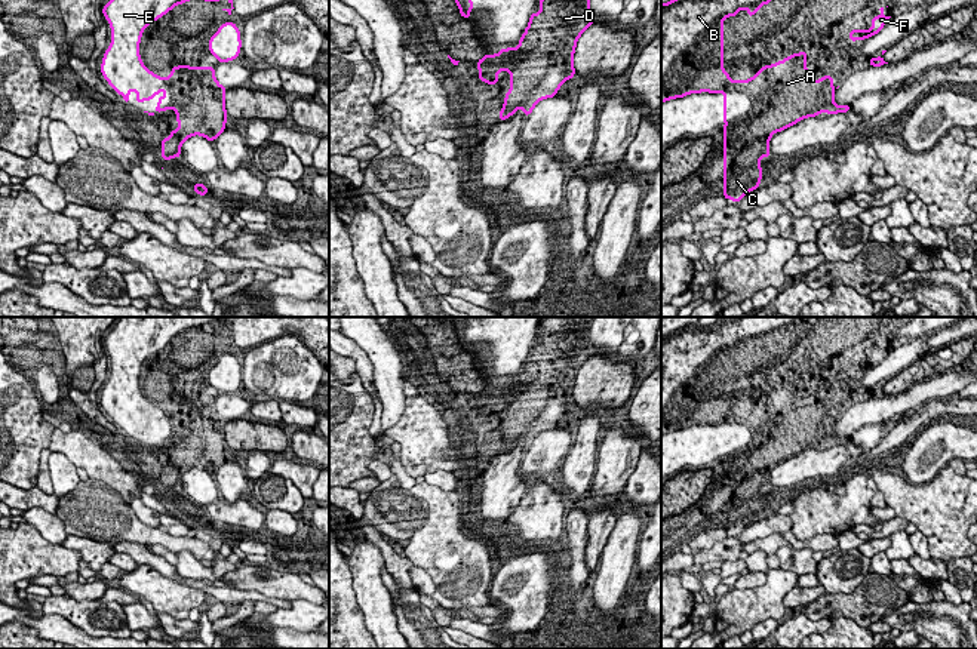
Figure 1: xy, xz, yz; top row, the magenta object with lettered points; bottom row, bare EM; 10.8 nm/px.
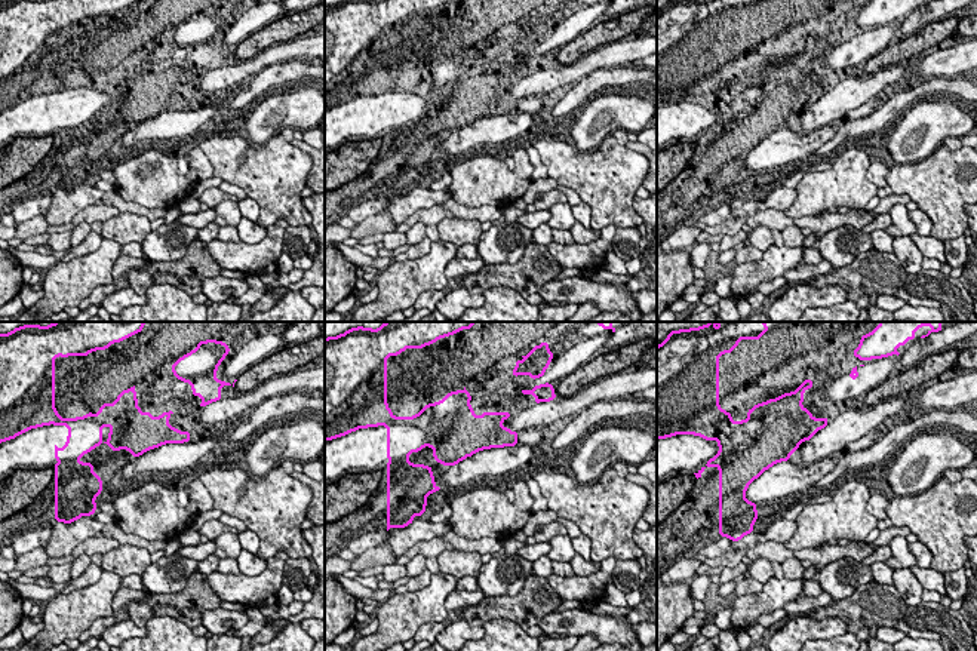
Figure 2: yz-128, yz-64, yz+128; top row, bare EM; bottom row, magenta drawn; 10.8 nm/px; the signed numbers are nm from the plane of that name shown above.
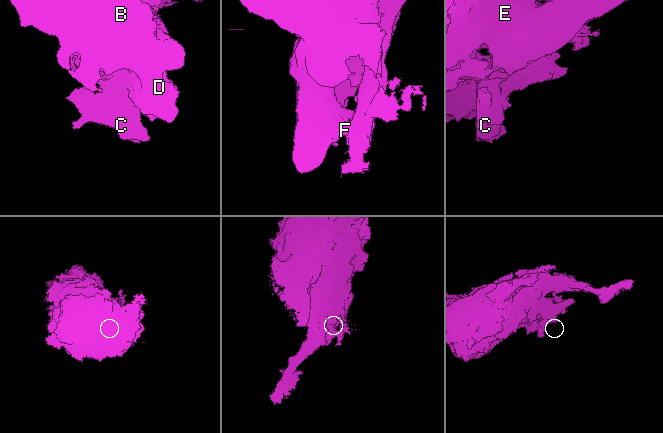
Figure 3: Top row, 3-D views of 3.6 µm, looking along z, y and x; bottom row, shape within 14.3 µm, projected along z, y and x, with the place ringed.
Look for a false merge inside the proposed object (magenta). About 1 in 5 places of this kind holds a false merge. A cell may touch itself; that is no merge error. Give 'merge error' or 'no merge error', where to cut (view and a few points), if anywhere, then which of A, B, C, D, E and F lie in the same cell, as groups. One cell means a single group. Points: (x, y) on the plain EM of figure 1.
no merge error; cut none; groups A B C D E F

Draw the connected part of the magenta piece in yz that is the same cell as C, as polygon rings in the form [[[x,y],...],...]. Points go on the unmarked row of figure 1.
[[[722,317],[712,324],[691,323],[661,335],[661,434],[694,424],[723,425],[723,530],[731,533],[759,520],[761,490],[771,487],[774,465],[820,445],[832,447],[851,442],[851,437],[835,436],[833,407],[811,410],[805,382],[764,397],[749,412],[731,412],[723,402],[723,351],[743,341],[750,350],[775,327],[777,317]]]

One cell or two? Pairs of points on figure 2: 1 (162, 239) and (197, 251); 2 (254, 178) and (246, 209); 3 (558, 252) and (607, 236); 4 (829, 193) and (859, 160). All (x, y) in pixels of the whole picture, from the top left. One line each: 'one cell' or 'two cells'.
1: two cells
2: two cells
3: one cell
4: one cell

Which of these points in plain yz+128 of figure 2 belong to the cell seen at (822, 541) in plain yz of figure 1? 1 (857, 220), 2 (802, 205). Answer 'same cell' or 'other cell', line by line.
1: same cell
2: other cell

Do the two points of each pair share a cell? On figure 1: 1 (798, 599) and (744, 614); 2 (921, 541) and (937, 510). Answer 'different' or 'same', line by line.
1: different
2: different

